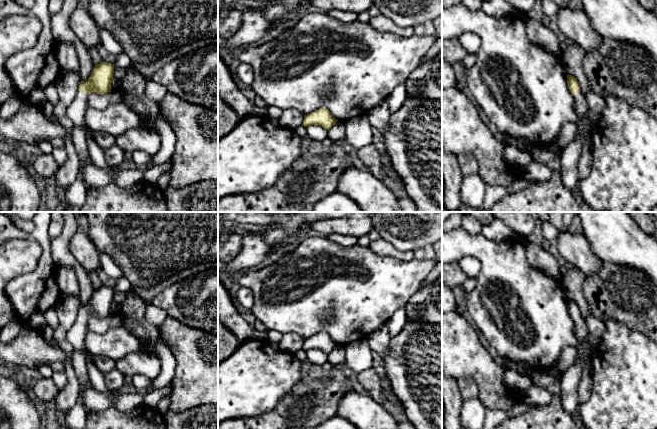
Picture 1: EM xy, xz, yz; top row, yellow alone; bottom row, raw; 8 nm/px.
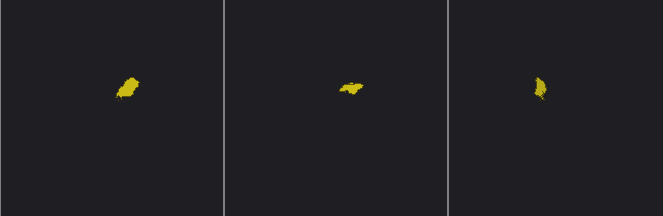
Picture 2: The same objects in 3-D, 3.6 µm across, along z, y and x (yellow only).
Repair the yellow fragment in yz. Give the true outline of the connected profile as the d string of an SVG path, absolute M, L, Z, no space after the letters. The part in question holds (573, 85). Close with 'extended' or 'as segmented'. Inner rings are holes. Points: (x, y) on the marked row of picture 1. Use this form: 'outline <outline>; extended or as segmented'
outline M567 75L567 84L575 101L577 132L574 140L562 149L560 155L560 172L563 185L571 190L579 181L579 158L582 153L583 145L589 138L585 123L589 108L585 96L580 90L577 79L572 75Z; extended

